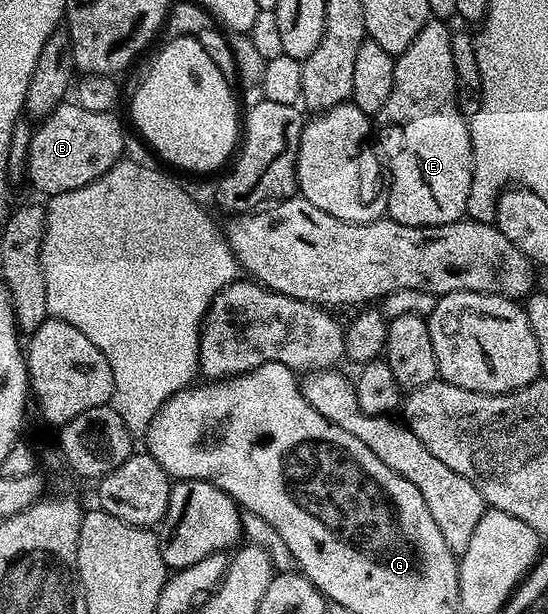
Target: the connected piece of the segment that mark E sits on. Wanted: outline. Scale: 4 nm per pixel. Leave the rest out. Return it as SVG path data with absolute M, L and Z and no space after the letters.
M429 17L428 23L414 36L410 48L406 48L402 53L395 55L396 67L394 68L394 88L390 92L390 97L386 104L381 108L378 118L379 121L393 122L400 126L400 134L404 137L404 147L396 154L392 166L390 162L390 181L388 182L388 212L387 217L394 219L398 224L407 226L441 226L451 222L461 221L465 217L468 208L468 197L472 187L472 131L469 119L465 118L464 113L458 108L456 103L456 73L454 72L454 48L452 47L453 31L448 30L447 21Z

